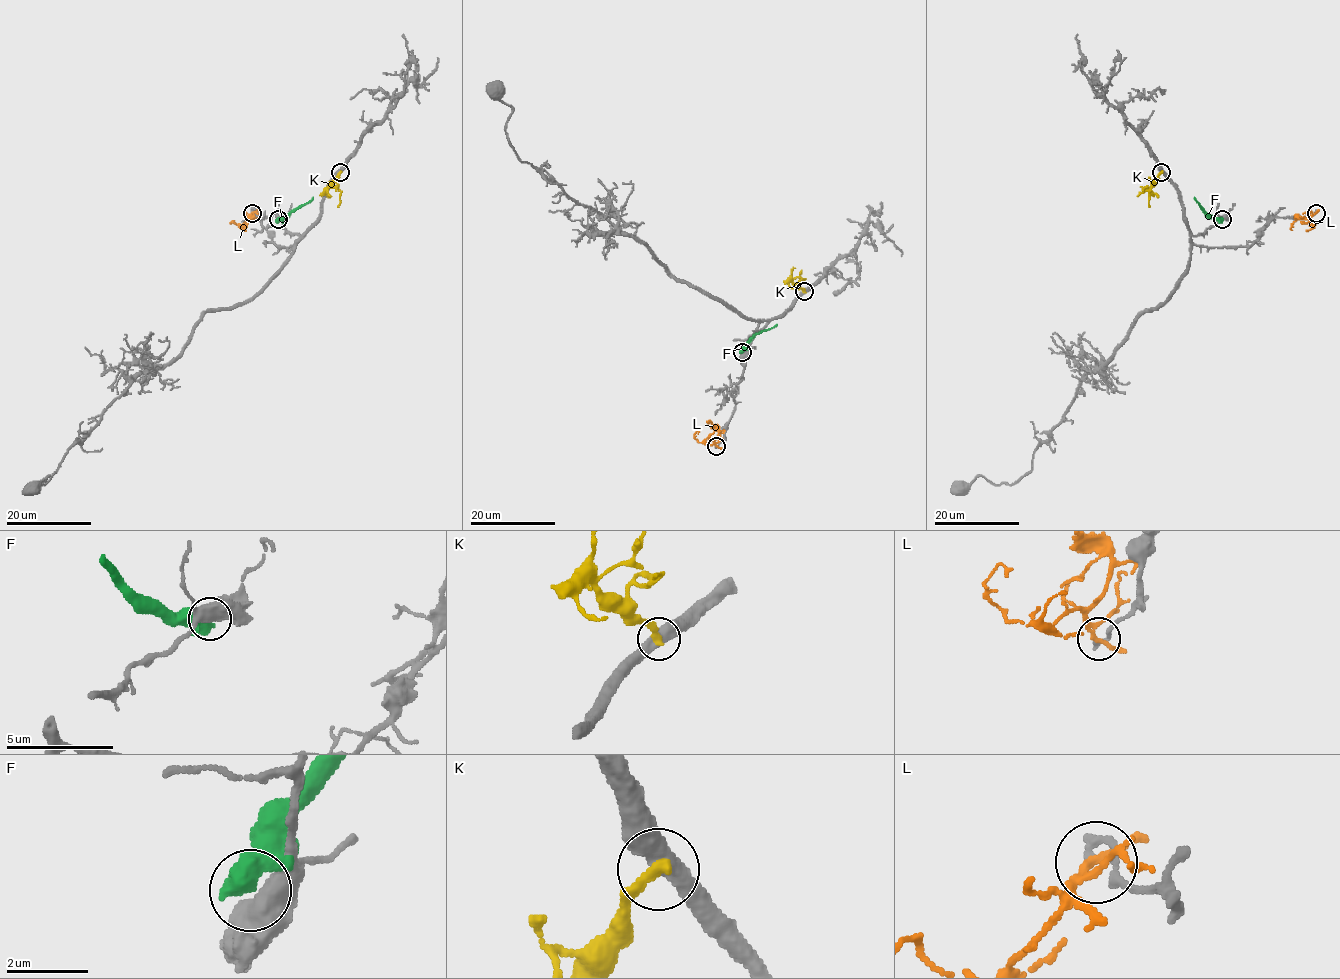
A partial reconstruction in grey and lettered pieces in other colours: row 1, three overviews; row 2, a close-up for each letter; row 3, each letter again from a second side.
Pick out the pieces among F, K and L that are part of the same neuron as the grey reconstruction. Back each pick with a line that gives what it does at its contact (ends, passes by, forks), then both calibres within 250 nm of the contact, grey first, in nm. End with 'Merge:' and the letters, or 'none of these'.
Merge: none of these

